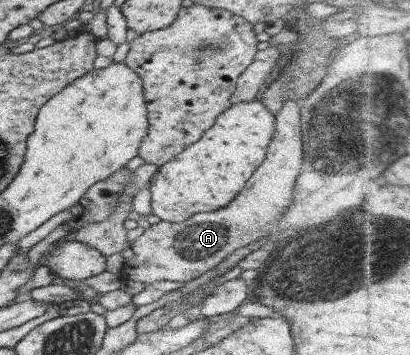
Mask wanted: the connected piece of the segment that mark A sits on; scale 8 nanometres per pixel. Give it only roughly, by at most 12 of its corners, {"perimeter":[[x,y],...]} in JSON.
{"perimeter":[[299,101],[226,209],[158,222],[122,279],[186,282],[258,240],[303,166]]}

